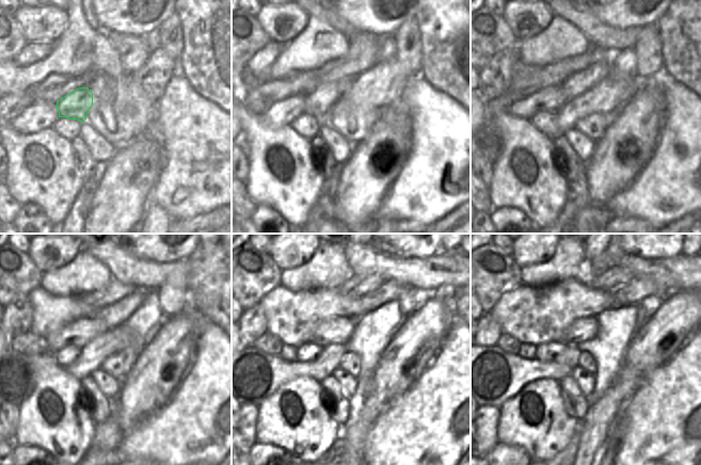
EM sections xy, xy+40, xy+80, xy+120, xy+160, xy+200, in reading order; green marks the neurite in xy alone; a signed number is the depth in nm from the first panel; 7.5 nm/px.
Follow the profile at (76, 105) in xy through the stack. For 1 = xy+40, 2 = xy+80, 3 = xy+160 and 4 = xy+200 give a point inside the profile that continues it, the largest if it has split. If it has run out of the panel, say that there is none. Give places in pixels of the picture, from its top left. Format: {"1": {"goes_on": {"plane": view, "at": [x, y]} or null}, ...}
{"1": {"goes_on": {"plane": "xy+40", "at": [319, 100]}}, "2": {"goes_on": {"plane": "xy+80", "at": [574, 86]}}, "3": {"goes_on": {"plane": "xy+160", "at": [388, 291]}}, "4": {"goes_on": {"plane": "xy+200", "at": [632, 293]}}}

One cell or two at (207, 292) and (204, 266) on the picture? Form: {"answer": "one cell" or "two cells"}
{"answer": "one cell"}

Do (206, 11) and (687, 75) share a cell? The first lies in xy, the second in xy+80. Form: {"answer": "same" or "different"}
{"answer": "same"}

